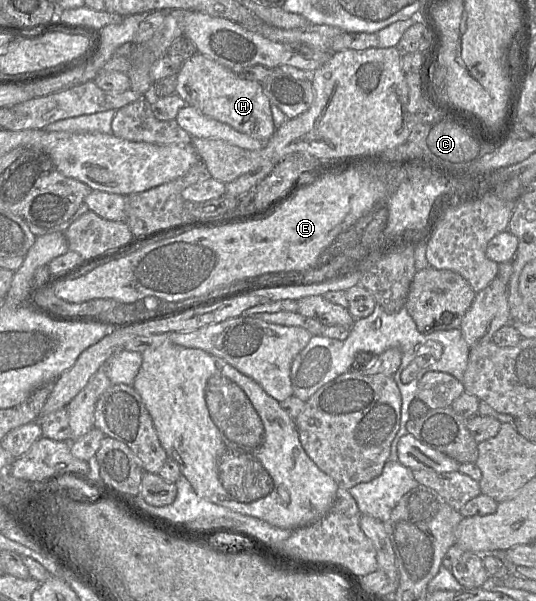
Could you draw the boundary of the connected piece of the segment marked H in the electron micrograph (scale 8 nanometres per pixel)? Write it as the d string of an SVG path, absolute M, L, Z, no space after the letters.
M200 53L183 62L176 74L175 94L204 115L260 141L266 142L276 130L270 101L263 93L261 83L242 79Z

